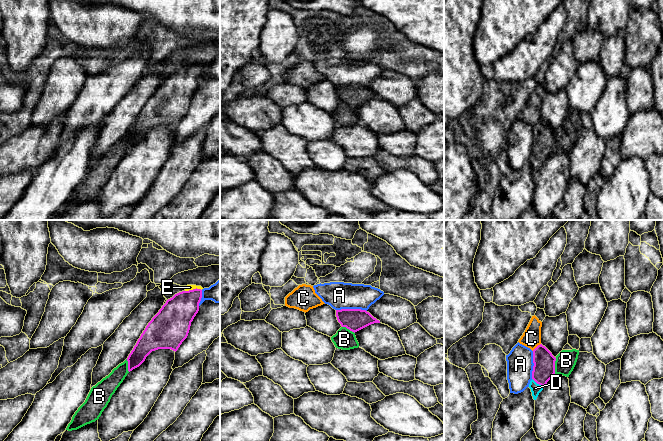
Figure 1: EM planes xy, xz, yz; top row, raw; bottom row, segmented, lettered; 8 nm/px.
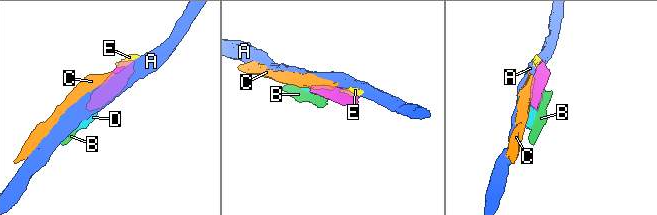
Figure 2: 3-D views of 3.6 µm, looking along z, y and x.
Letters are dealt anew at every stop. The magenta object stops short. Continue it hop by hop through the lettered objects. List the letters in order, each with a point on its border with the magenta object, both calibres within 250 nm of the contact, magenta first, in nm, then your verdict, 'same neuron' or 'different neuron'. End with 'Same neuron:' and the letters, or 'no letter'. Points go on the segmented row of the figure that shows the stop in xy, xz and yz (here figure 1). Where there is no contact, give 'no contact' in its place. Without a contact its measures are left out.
A: xz (351, 309) | 180/220 nm | different neuron
B: yz (554, 366) | 180/160 nm | different neuron
C: yz (537, 346) | 180/160 nm | different neuron
D: yz (538, 383) | 180/80 nm | same neuron
E: xy (193, 289) | 260/50 nm | different neuron
Same neuron: D

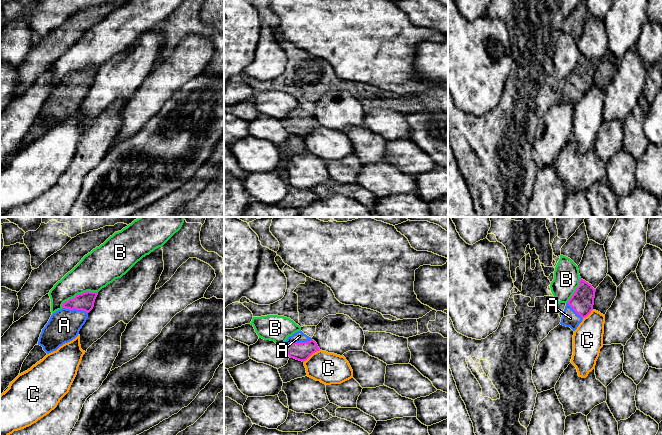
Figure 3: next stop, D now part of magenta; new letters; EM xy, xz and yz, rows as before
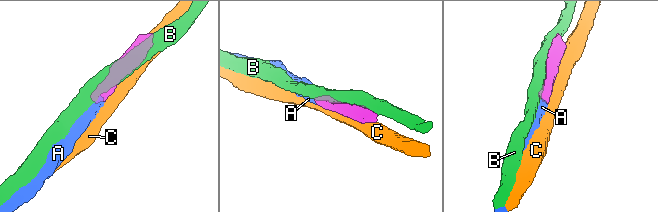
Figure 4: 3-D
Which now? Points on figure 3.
A: xz (298, 343) | 150/90 nm | same neuron
B: xy (78, 294) | 140/300 nm | different neuron
C: xz (311, 354) | 150/260 nm | different neuron
Same neuron: A

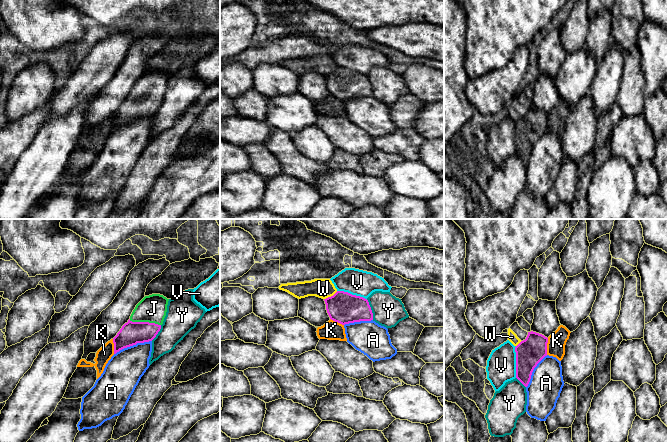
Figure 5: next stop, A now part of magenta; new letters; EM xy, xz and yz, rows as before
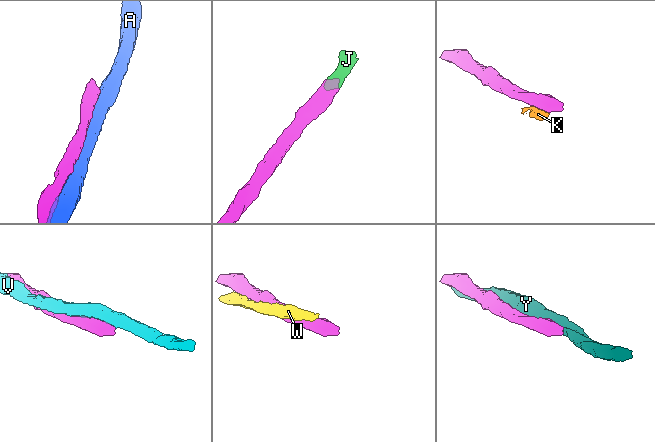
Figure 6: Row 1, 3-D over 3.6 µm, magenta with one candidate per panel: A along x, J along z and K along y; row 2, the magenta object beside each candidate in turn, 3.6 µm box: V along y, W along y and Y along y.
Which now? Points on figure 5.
A: xy (132, 345) | 190/300 nm | different neuron
J: xy (145, 322) | 190/220 nm | same neuron
K: yz (546, 346) | 220/150 nm | different neuron
V: yz (516, 362) | 220/240 nm | different neuron
W: xz (331, 296) | 260/160 nm | different neuron
Y: xz (370, 309) | 260/240 nm | different neuron
Same neuron: J

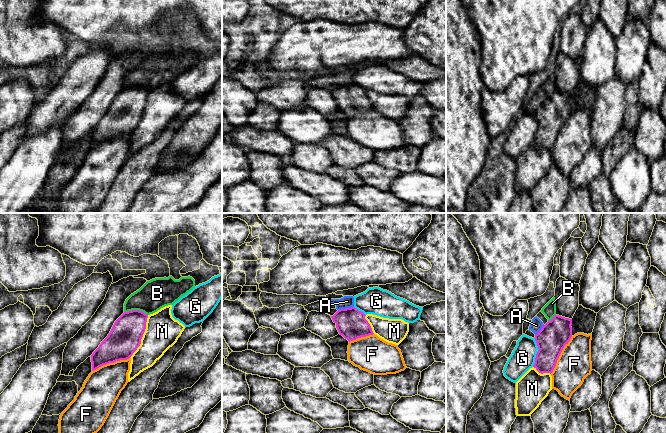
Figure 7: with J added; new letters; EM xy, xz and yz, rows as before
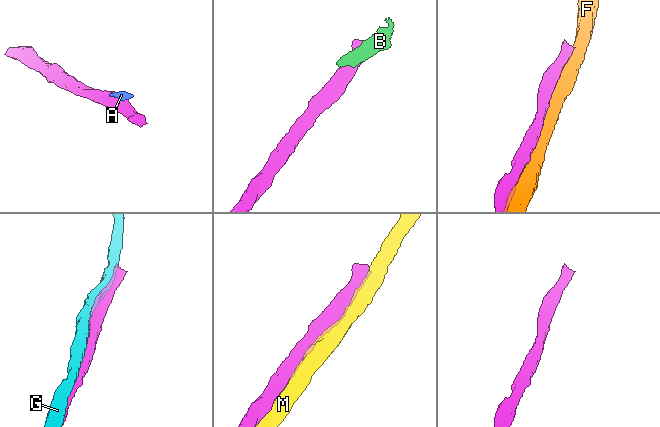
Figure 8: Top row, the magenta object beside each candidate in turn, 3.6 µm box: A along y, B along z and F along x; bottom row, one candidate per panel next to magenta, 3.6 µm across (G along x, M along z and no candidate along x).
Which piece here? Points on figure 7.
A: xz (346, 308) | 240/100 nm | different neuron
B: xy (136, 310) | 260/240 nm | different neuron
F: xy (111, 362) | 260/300 nm | different neuron
G: yz (537, 352) | 240/190 nm | different neuron
M: xy (142, 336) | 260/280 nm | different neuron
Same neuron: no letter

